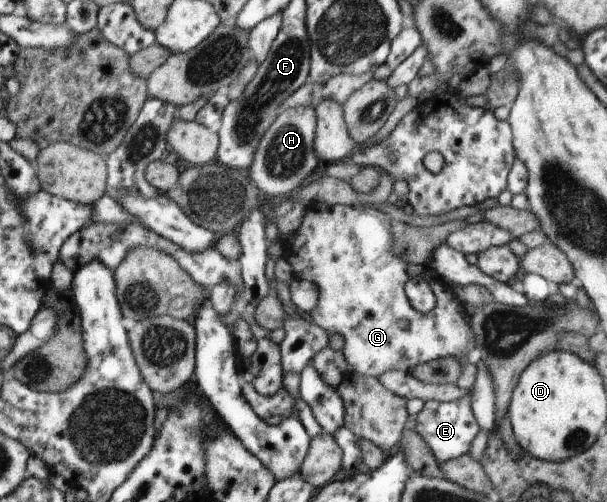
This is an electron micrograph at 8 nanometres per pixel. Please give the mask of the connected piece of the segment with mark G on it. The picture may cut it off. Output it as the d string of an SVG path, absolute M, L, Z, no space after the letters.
M316 203L305 208L301 224L299 224L297 230L291 237L285 239L283 258L290 264L294 278L312 282L318 288L318 301L316 302L314 309L310 313L307 313L308 317L311 317L312 322L318 327L321 327L327 334L337 333L342 336L344 343L341 351L344 353L344 359L347 361L348 371L353 373L365 376L369 375L376 378L379 375L383 375L385 371L401 371L409 374L410 370L417 365L425 364L426 362L447 356L456 358L461 370L461 368L469 362L469 352L475 348L474 332L466 319L462 304L456 299L451 289L445 286L443 282L434 279L427 281L436 300L432 310L425 314L421 314L416 312L409 305L405 293L403 293L403 285L409 280L409 269L414 271L414 274L419 271L417 268L414 269L407 265L399 254L395 254L395 250L393 250L395 240L389 231L391 229L389 225L390 219L390 215L377 209L369 207L354 208L347 205L340 205L339 203Z

